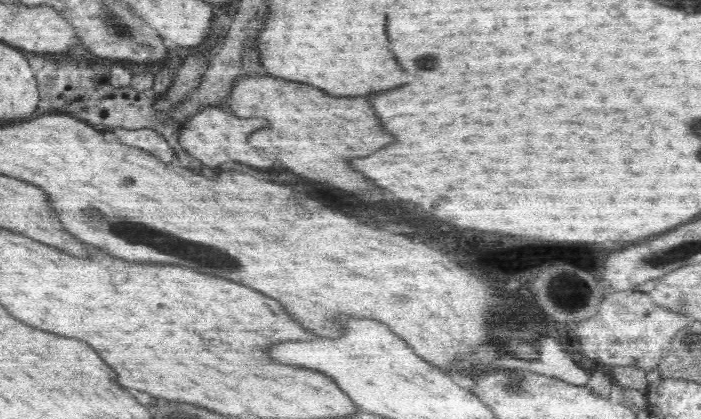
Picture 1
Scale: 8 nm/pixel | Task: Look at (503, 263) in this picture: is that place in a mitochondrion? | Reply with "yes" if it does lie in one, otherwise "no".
no

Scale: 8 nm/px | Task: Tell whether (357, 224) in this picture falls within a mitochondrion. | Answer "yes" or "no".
no

